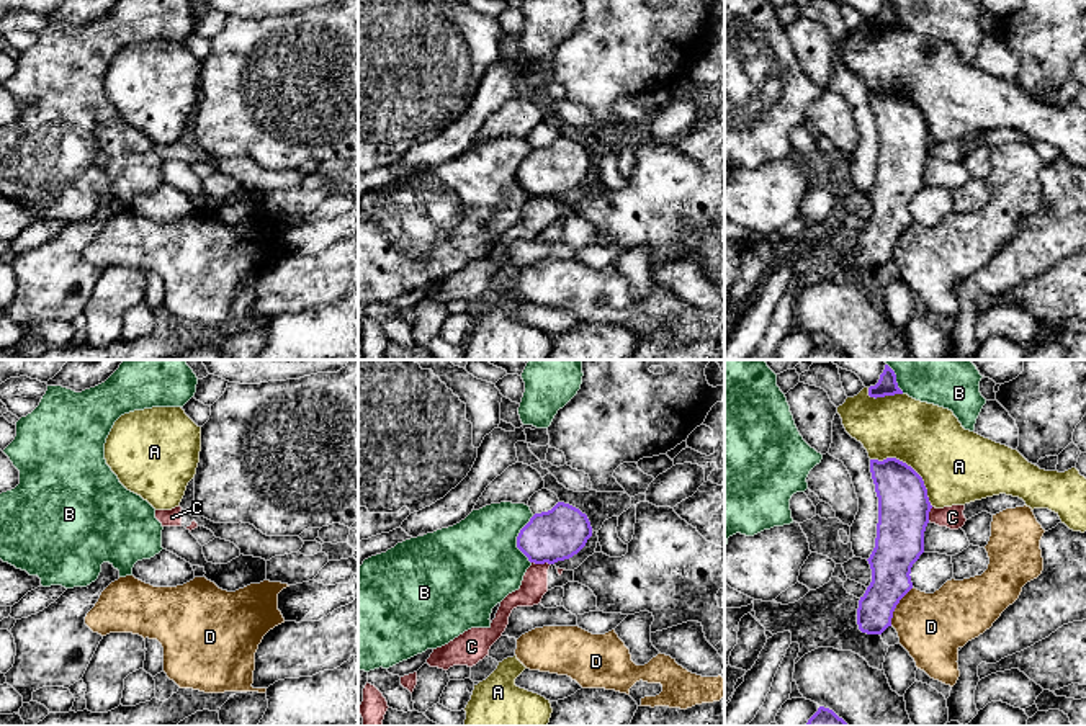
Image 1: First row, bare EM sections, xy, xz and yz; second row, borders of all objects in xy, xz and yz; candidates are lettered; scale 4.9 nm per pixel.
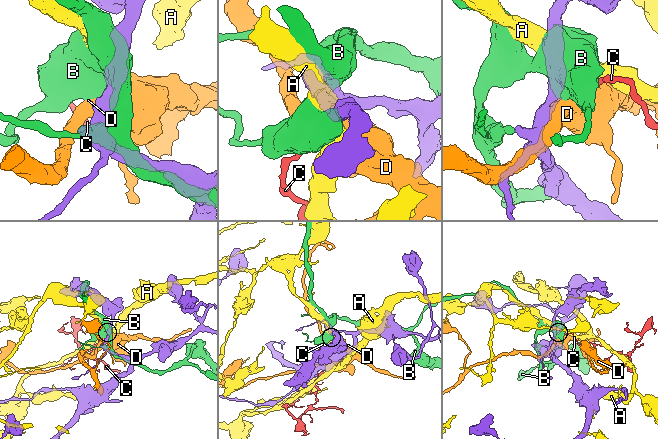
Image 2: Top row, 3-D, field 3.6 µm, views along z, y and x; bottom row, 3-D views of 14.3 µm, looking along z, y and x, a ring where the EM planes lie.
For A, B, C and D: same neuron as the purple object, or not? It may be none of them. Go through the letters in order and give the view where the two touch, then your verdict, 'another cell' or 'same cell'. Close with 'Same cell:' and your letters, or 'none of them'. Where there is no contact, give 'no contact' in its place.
A: meets purple in yz; another cell
B: meets purple in xz; another cell
C: meets purple in xz; another cell
D: meets purple in yz; another cell
Same cell: none of them

